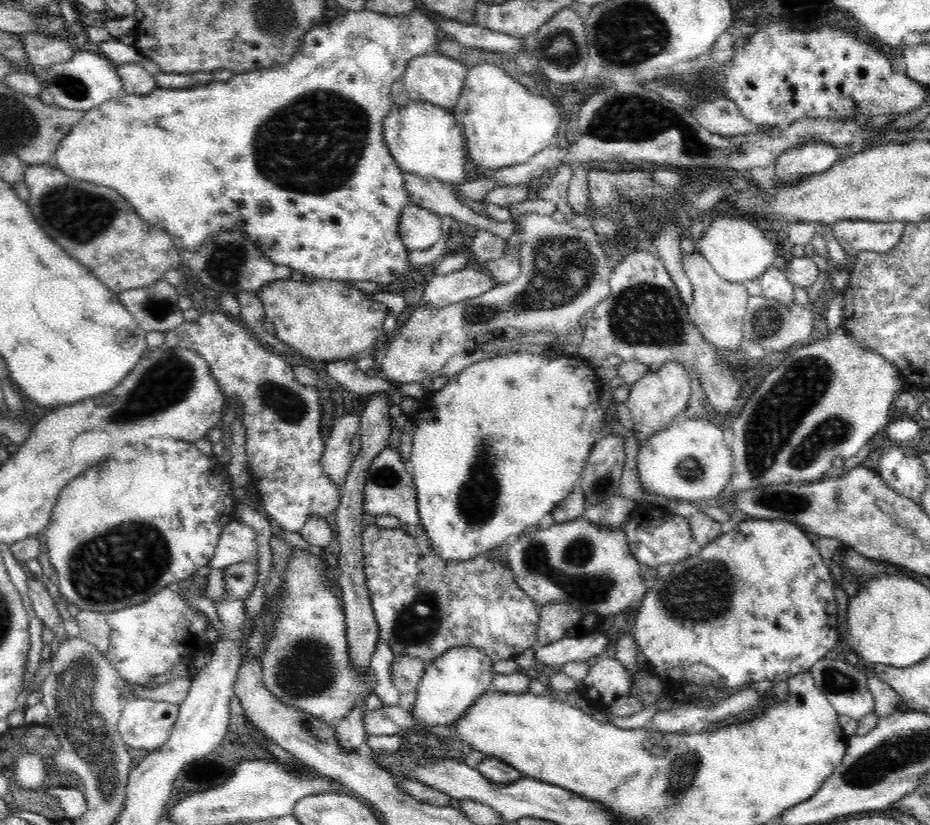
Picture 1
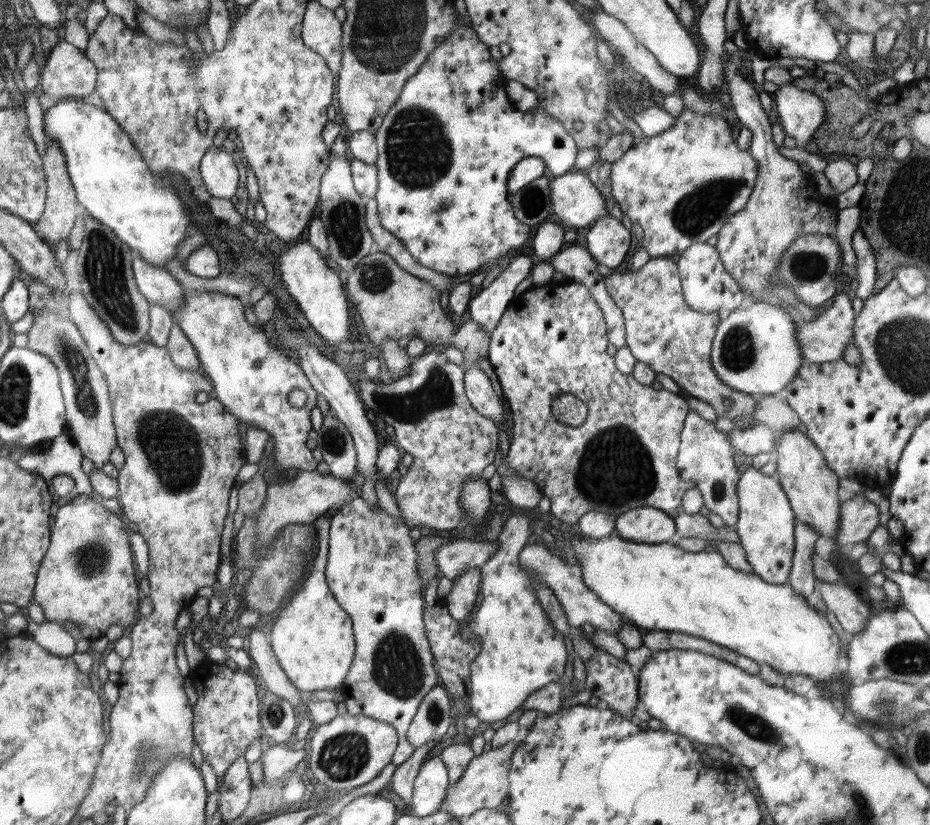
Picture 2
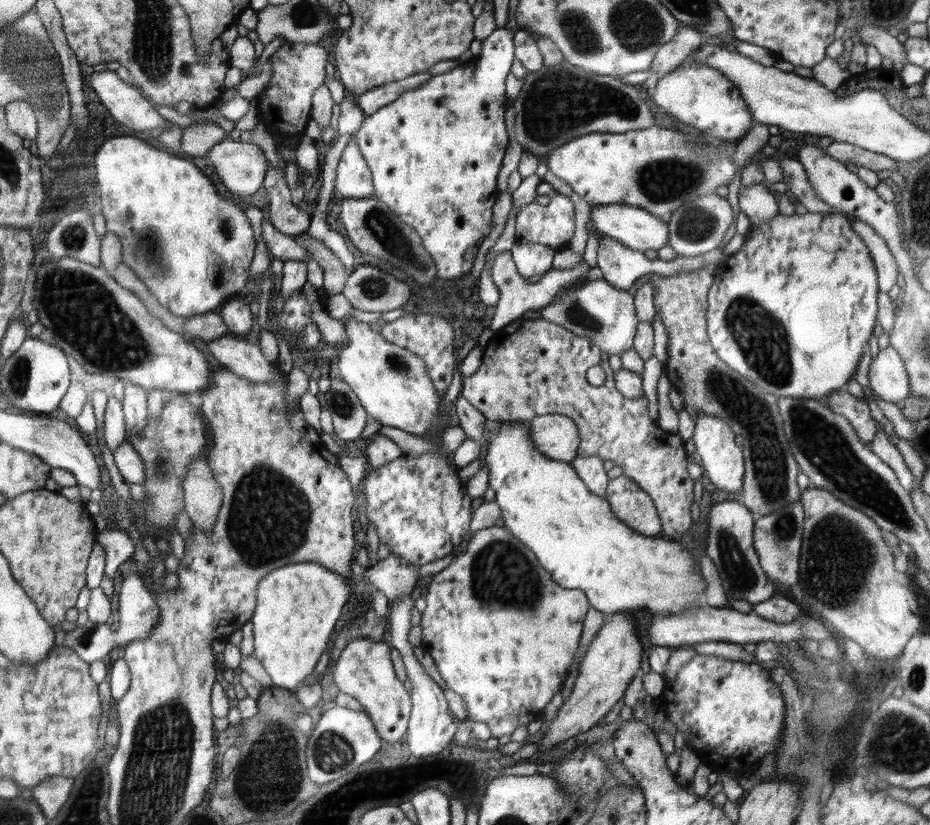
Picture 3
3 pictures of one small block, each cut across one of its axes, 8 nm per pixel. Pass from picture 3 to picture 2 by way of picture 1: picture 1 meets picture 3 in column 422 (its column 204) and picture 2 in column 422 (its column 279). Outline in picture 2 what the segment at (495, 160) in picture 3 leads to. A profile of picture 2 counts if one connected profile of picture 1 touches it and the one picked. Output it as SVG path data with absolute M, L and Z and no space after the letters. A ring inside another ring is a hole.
M458 12L458 28L452 32L440 46L436 46L426 62L420 65L418 72L411 76L404 84L402 94L396 100L396 104L390 108L388 114L380 128L374 133L377 144L378 158L376 161L378 188L375 194L377 202L378 218L382 228L396 235L408 252L425 267L434 269L440 273L452 276L462 276L478 268L481 264L496 258L506 258L510 256L508 251L512 250L512 256L520 254L523 244L530 238L530 227L518 220L514 214L513 206L508 201L507 180L510 171L517 165L524 162L526 157L538 157L550 170L552 176L562 176L573 170L577 155L577 146L568 131L564 130L564 125L552 115L546 113L544 109L536 108L531 112L522 112L512 107L512 101L507 96L505 87L507 79L499 69L499 63L490 55L489 46L484 44L474 32L473 28L464 26L464 20Z

